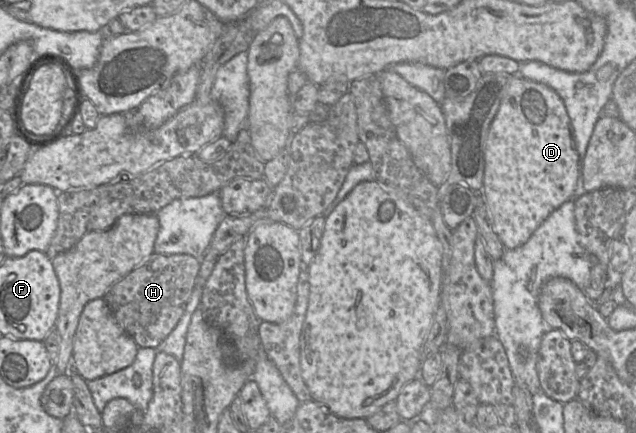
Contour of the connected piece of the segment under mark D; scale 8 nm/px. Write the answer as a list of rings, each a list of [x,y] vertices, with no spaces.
[[[512,75],[505,87],[499,110],[494,117],[485,143],[484,185],[480,195],[485,198],[494,230],[505,249],[524,245],[542,222],[576,189],[579,154],[574,131],[562,99],[546,85]]]

